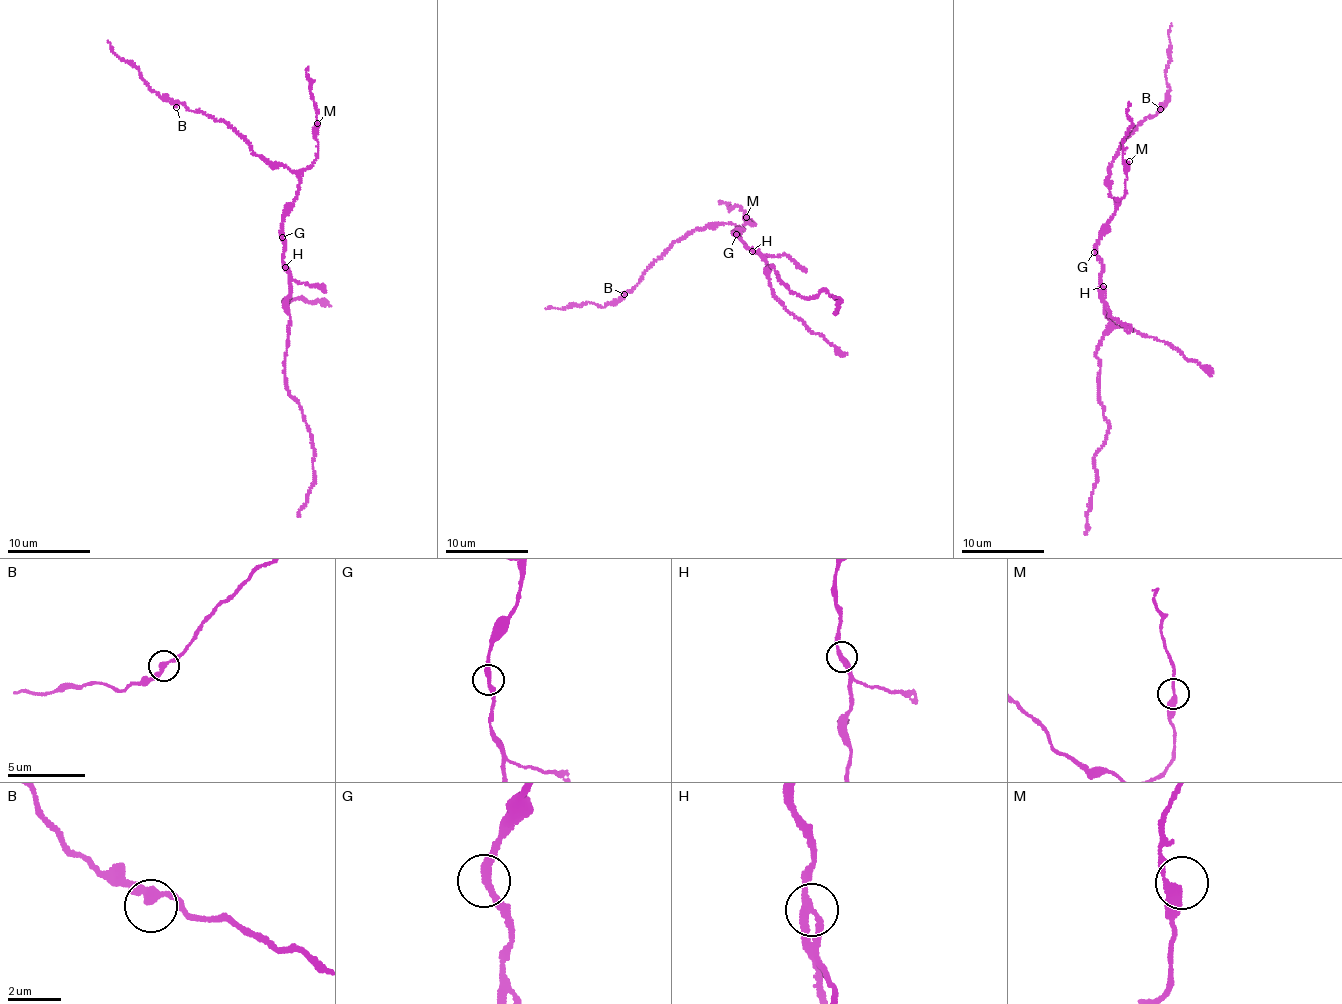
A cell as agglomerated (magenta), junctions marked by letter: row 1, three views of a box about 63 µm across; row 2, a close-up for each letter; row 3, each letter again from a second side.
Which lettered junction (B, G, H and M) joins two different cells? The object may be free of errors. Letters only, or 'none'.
H

